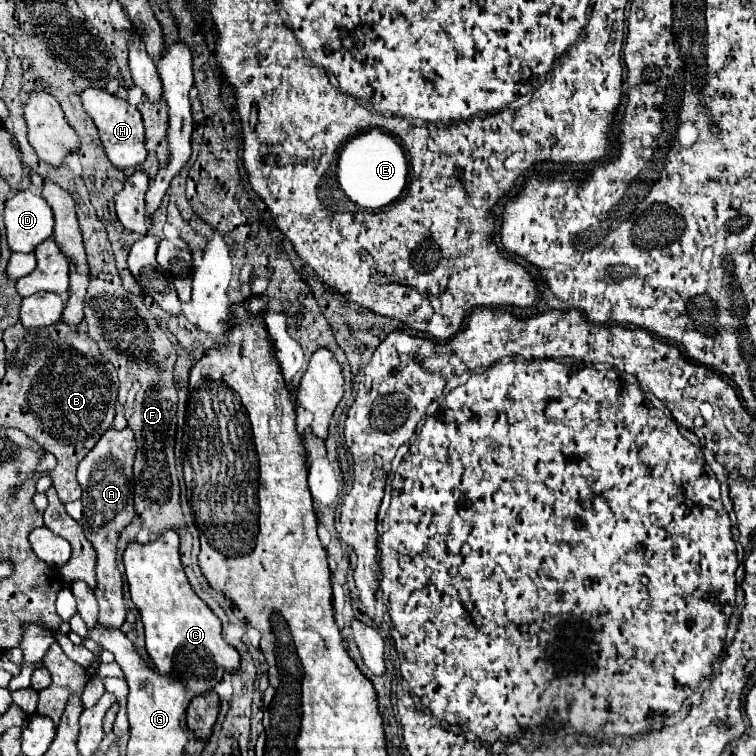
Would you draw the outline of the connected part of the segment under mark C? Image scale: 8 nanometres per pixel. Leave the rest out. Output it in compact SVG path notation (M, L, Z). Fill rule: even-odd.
M173 530L149 544L131 542L123 562L131 600L141 612L145 650L159 674L181 682L187 692L197 696L211 692L225 674L239 668L239 652L223 640L221 620L191 590L179 560L179 536Z

